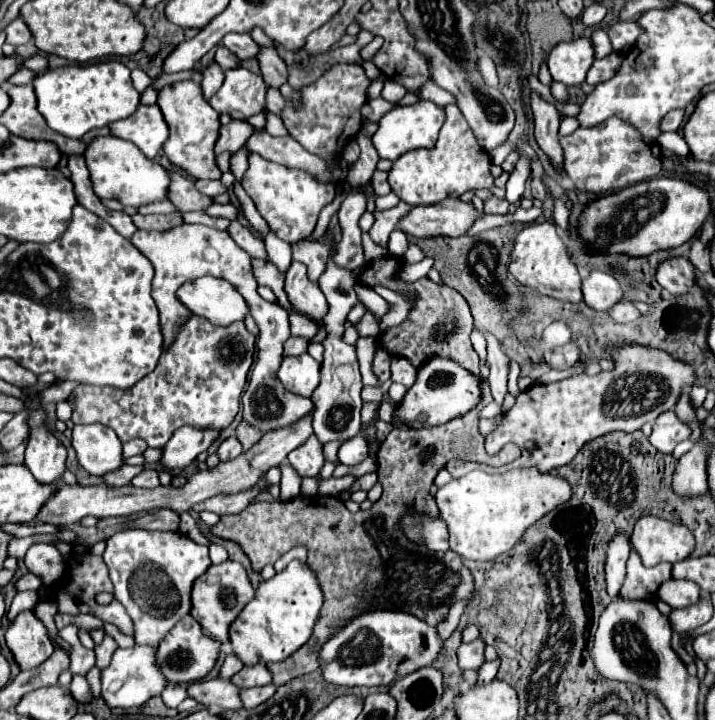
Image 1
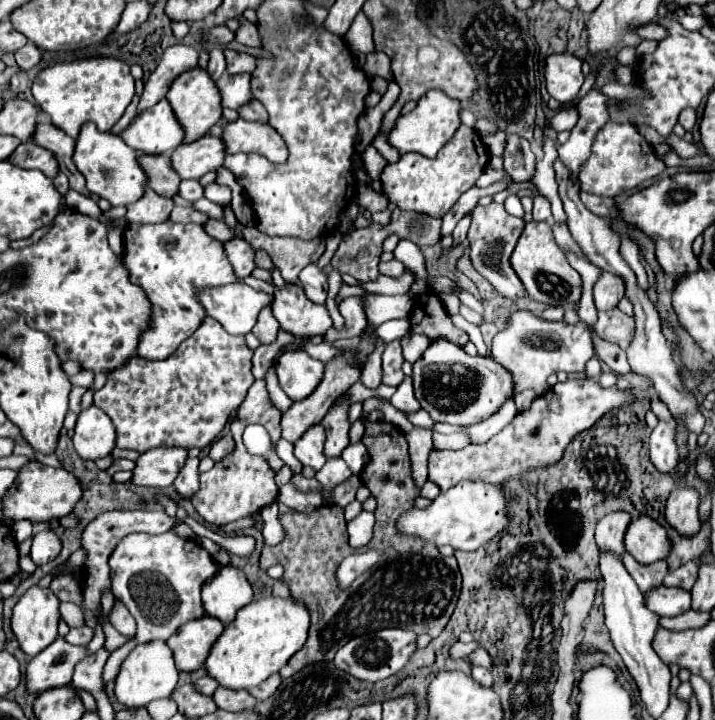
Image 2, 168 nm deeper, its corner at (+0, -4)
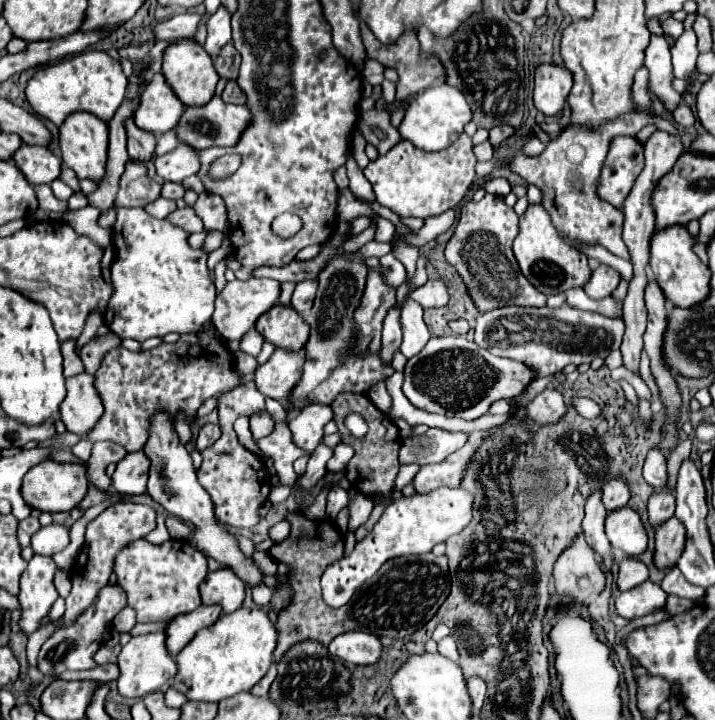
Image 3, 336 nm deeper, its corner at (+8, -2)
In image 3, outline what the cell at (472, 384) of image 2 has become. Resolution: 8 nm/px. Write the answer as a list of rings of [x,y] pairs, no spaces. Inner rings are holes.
[[[445,336],[431,338],[417,356],[407,360],[403,394],[413,406],[425,412],[475,420],[487,414],[495,400],[509,400],[519,396],[529,382],[533,382],[533,372],[525,364],[493,356],[489,350],[467,338]]]

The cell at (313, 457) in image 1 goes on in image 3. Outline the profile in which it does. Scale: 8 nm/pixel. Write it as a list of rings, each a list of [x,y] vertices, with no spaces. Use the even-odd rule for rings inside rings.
[[[309,404],[289,420],[293,444],[305,452],[313,452],[323,438],[325,424],[333,418],[333,410],[327,404]]]

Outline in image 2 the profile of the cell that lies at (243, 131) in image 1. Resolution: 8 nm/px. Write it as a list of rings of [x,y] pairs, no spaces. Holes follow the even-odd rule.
[[[205,136],[187,146],[177,146],[171,154],[171,168],[181,178],[199,180],[207,172],[215,172],[223,166],[225,146],[217,136]]]

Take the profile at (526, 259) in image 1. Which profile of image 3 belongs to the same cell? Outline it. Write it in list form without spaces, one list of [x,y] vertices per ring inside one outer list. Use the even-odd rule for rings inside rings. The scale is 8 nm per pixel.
[[[529,206],[527,212],[519,218],[519,234],[513,240],[513,254],[523,276],[545,296],[563,294],[569,288],[583,286],[591,278],[587,256],[571,248],[557,236],[557,230],[553,228],[549,214],[541,206]]]

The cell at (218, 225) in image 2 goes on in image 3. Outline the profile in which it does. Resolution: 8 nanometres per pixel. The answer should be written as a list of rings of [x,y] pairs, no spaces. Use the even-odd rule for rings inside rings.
[[[183,208],[183,210],[175,210],[173,214],[169,214],[167,218],[169,222],[173,222],[175,226],[181,226],[187,232],[205,232],[201,218],[193,212],[193,208]]]

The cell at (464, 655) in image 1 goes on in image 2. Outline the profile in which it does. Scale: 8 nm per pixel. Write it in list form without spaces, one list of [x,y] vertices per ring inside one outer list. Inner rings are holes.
[[[471,666],[473,668],[473,672],[471,672],[471,676],[473,676],[473,680],[477,680],[481,686],[485,686],[485,688],[491,688],[491,684],[493,684],[493,676],[491,676],[491,672],[487,670],[487,668],[481,668],[481,666]]]

